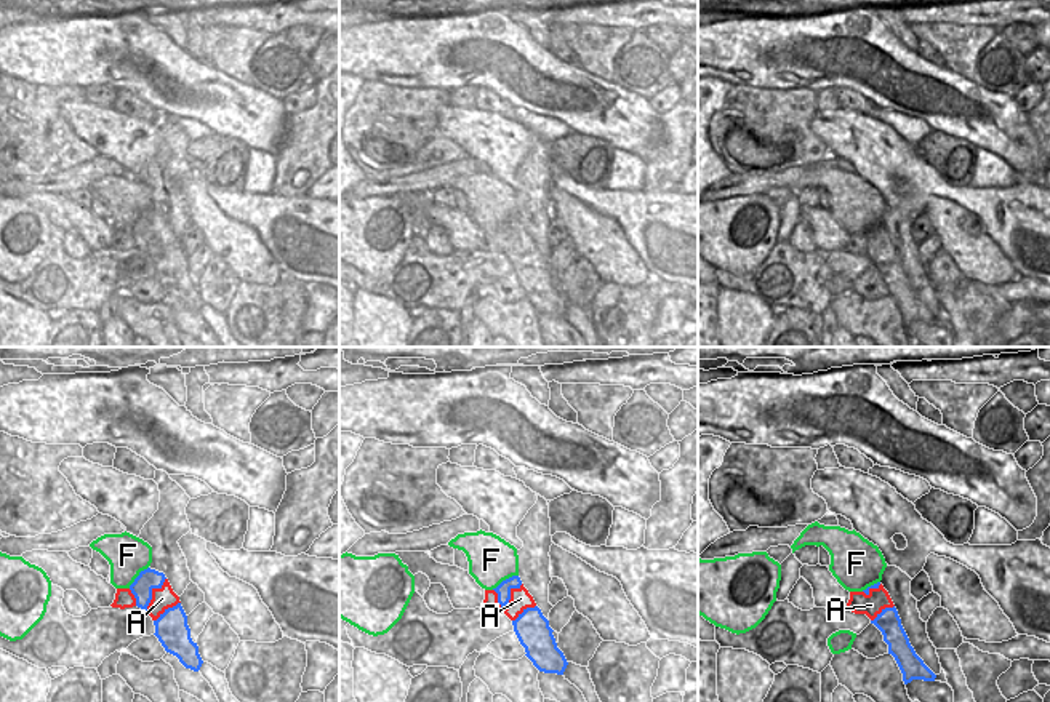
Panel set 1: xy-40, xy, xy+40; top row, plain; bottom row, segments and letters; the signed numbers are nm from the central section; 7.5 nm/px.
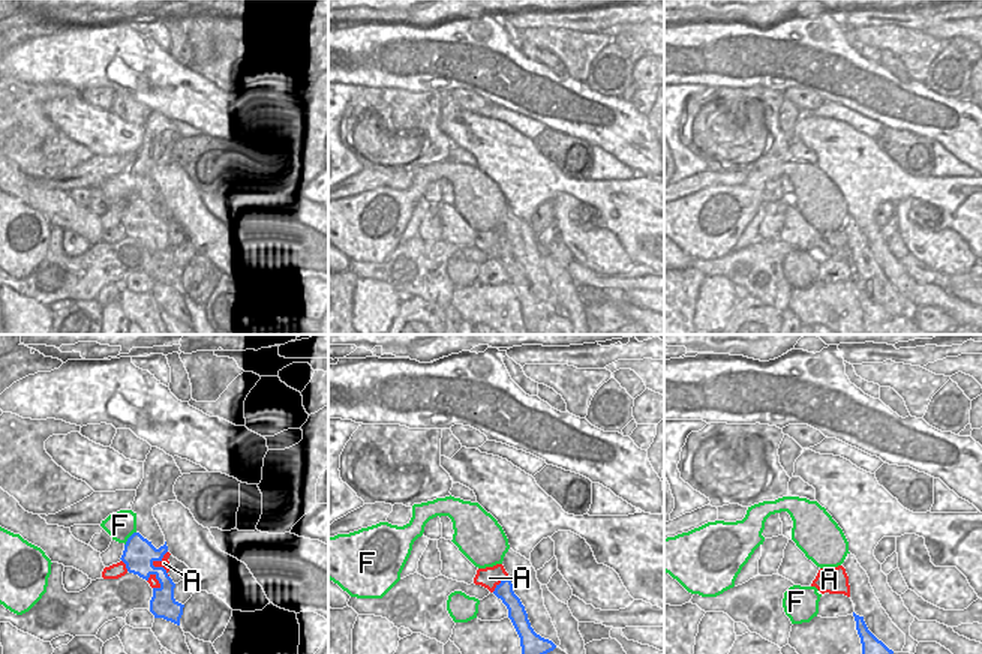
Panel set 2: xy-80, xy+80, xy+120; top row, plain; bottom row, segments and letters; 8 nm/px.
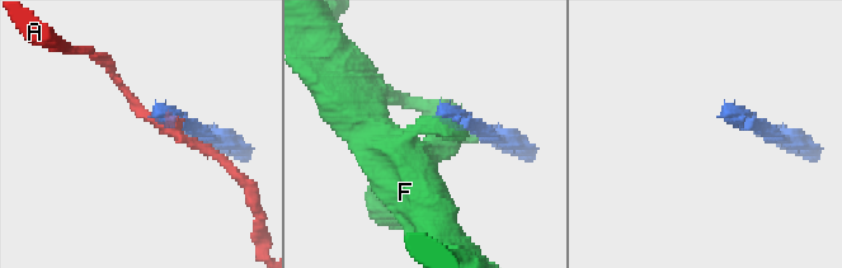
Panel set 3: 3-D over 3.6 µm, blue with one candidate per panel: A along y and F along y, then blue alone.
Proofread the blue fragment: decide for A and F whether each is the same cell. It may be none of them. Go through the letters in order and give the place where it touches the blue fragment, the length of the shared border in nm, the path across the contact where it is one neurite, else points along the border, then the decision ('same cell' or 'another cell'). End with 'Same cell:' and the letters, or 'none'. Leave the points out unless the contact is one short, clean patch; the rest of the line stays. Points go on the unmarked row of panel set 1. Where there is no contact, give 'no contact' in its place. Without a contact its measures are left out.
A: meets blue in xy at (509, 237); contact 260 nm long; another cell
F: meets blue in xy at (506, 221); contact 240 nm long; another cell
Same cell: none

